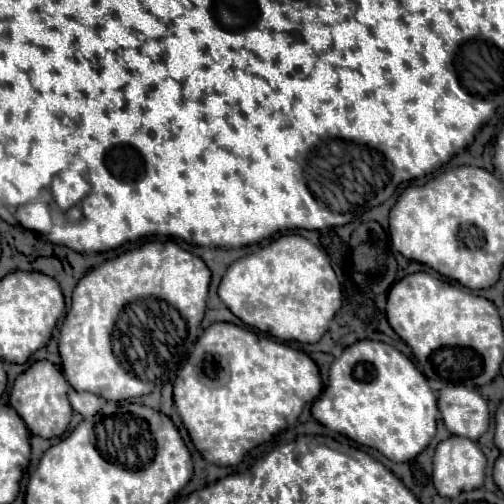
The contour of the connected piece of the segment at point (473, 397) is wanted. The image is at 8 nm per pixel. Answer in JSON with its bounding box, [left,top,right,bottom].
[438,385,488,441]

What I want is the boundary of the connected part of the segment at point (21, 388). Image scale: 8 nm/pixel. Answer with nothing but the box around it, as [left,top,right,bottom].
[10,359,72,439]

